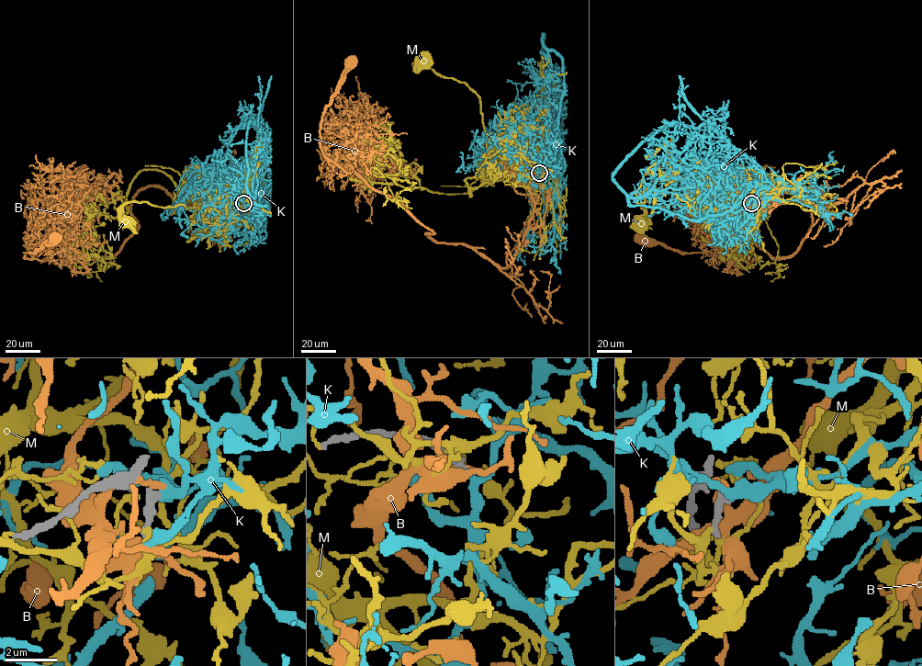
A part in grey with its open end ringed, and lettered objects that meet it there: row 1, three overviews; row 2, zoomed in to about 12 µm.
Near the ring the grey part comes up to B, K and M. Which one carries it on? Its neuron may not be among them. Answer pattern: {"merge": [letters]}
{"merge": ["K"]}

